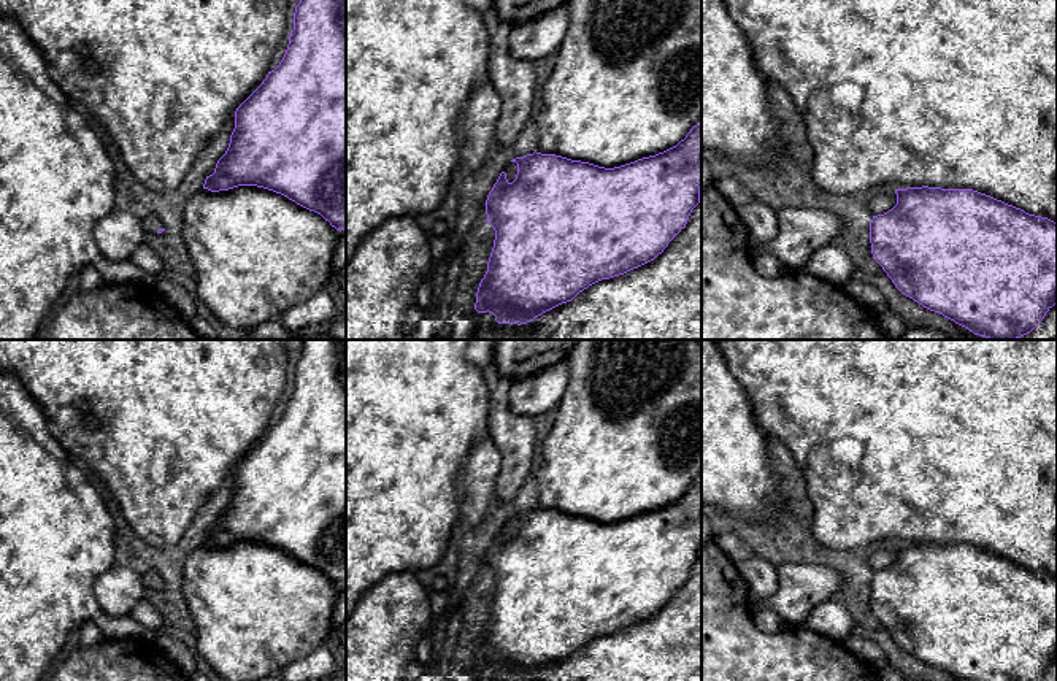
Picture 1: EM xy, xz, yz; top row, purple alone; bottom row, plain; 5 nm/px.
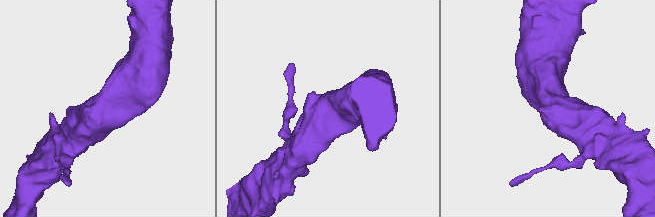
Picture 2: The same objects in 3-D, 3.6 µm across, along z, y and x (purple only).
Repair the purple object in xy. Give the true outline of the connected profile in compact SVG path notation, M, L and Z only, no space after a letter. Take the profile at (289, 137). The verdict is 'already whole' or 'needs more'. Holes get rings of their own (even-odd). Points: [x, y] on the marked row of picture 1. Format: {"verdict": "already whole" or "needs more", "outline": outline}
{"verdict": "already whole", "outline": "M300 0L295 6L283 60L236 108L229 148L203 189L219 192L238 186L273 190L321 214L336 230L346 229L346 0Z"}

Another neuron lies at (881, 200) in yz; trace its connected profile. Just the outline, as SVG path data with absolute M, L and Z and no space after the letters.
M878 189L873 192L868 210L871 216L884 214L897 205L895 189Z

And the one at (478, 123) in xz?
M487 78L475 86L460 116L459 170L463 175L471 175L482 167L495 141L500 113L502 98L492 79Z

